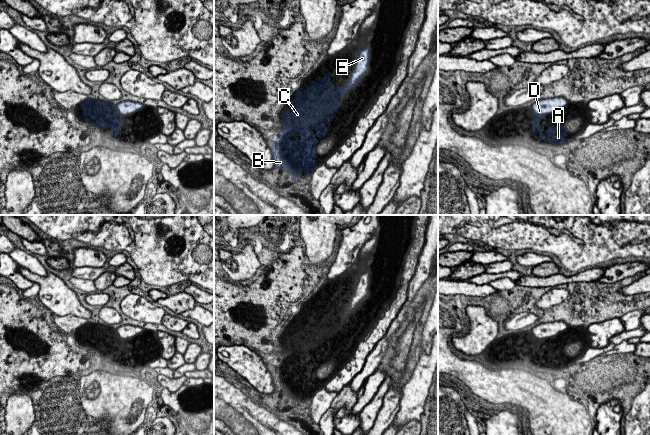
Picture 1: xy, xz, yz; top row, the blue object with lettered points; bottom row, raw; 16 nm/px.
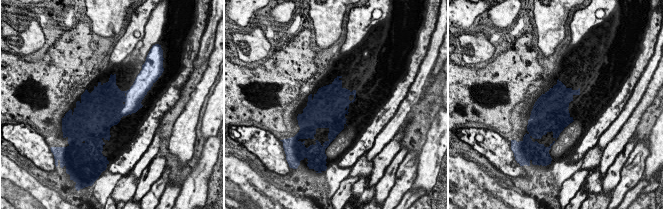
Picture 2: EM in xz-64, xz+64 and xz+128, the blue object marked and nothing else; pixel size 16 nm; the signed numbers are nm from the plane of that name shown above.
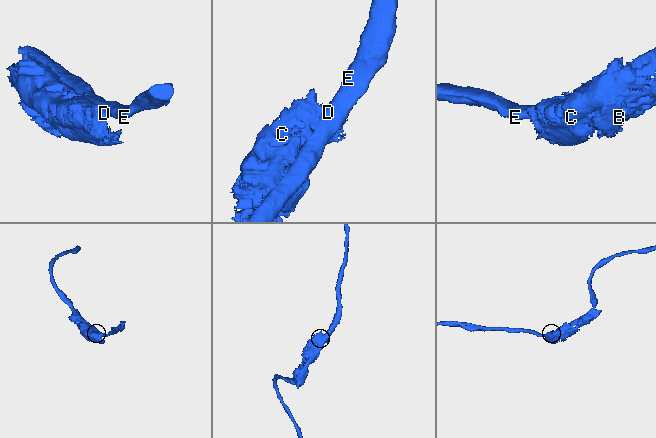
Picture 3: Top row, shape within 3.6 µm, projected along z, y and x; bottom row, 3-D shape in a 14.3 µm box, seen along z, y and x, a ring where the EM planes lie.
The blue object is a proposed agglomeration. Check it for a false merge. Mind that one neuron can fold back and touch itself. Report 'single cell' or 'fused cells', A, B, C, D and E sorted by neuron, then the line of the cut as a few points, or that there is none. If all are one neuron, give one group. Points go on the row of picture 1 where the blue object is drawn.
single cell | A B C D E | no cut

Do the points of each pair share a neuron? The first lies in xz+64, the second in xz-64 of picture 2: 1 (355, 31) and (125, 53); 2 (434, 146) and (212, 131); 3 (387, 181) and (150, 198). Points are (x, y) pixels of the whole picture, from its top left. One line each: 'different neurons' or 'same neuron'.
1: same neuron
2: different neurons
3: same neuron

